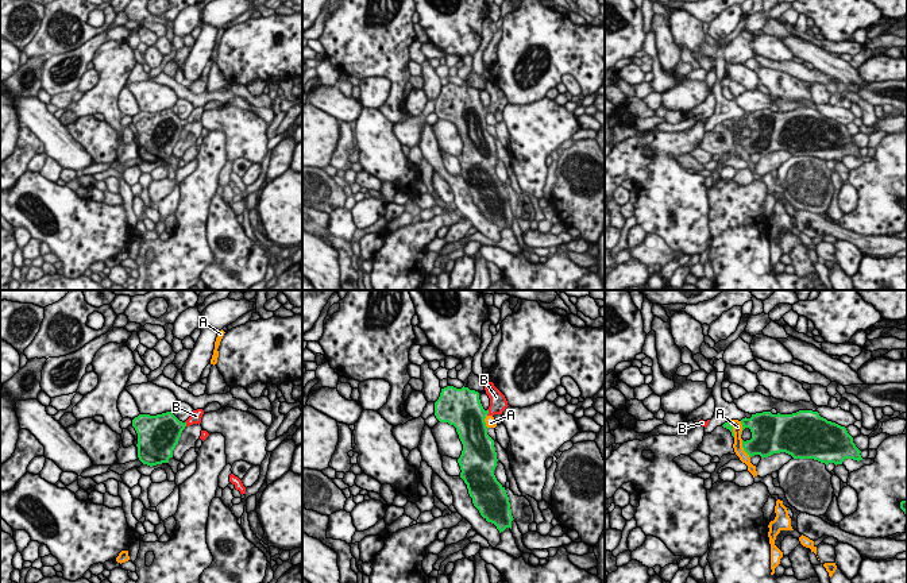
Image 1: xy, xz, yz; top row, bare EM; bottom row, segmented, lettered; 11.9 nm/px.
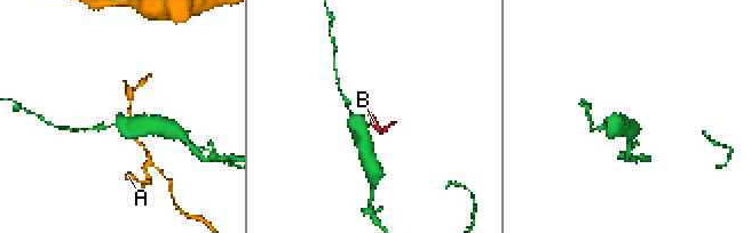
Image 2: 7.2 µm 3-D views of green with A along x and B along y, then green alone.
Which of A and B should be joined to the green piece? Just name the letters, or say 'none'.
B

